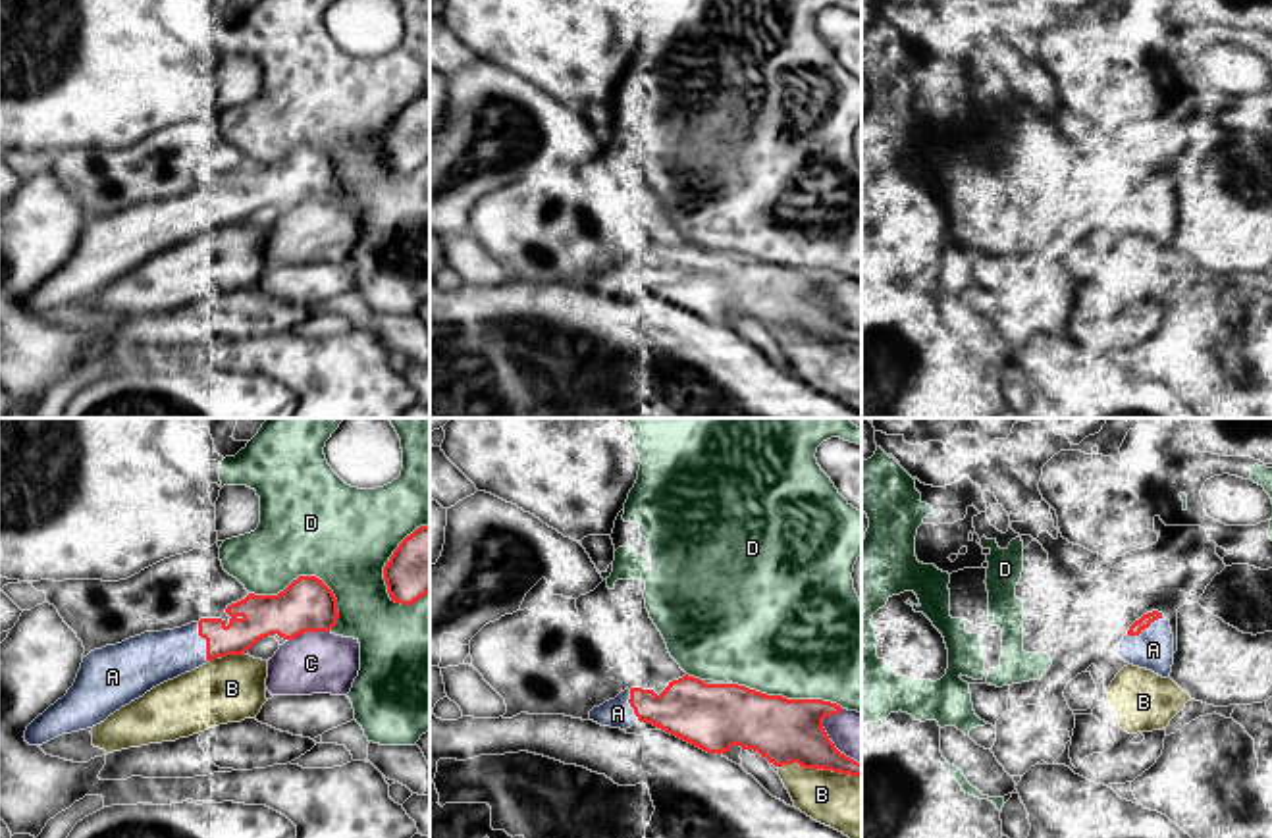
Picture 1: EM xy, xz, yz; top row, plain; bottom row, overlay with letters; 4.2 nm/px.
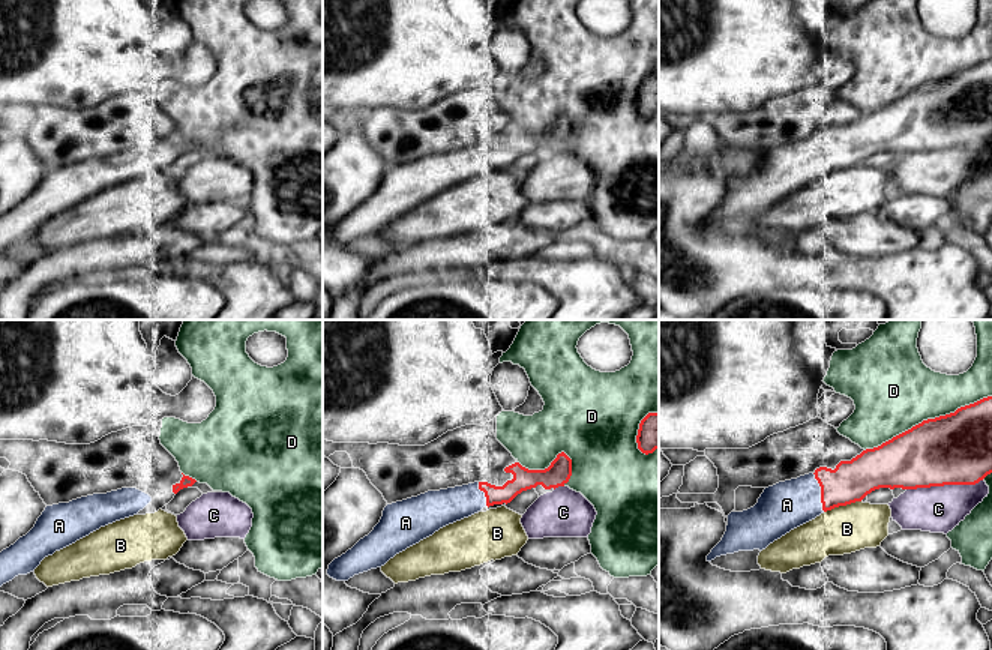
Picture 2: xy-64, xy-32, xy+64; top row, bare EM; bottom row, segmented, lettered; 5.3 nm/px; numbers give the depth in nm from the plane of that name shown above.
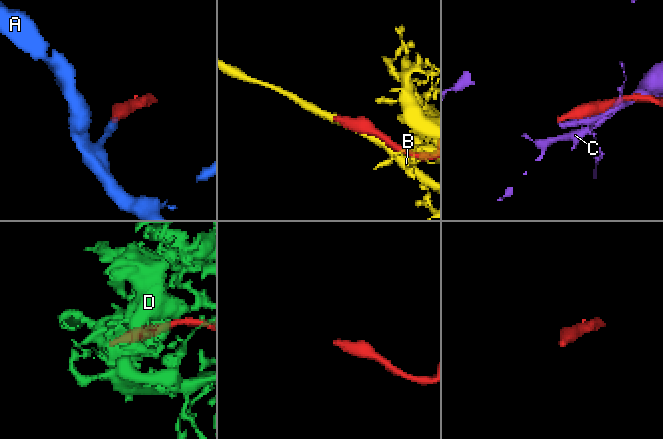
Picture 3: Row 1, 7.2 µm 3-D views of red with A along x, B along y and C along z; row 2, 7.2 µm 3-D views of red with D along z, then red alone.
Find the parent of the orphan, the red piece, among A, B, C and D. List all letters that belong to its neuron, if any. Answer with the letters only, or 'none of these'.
A

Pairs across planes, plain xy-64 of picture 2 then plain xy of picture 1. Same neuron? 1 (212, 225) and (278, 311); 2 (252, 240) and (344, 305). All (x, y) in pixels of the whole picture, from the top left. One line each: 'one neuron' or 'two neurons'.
1: two neurons
2: one neuron

